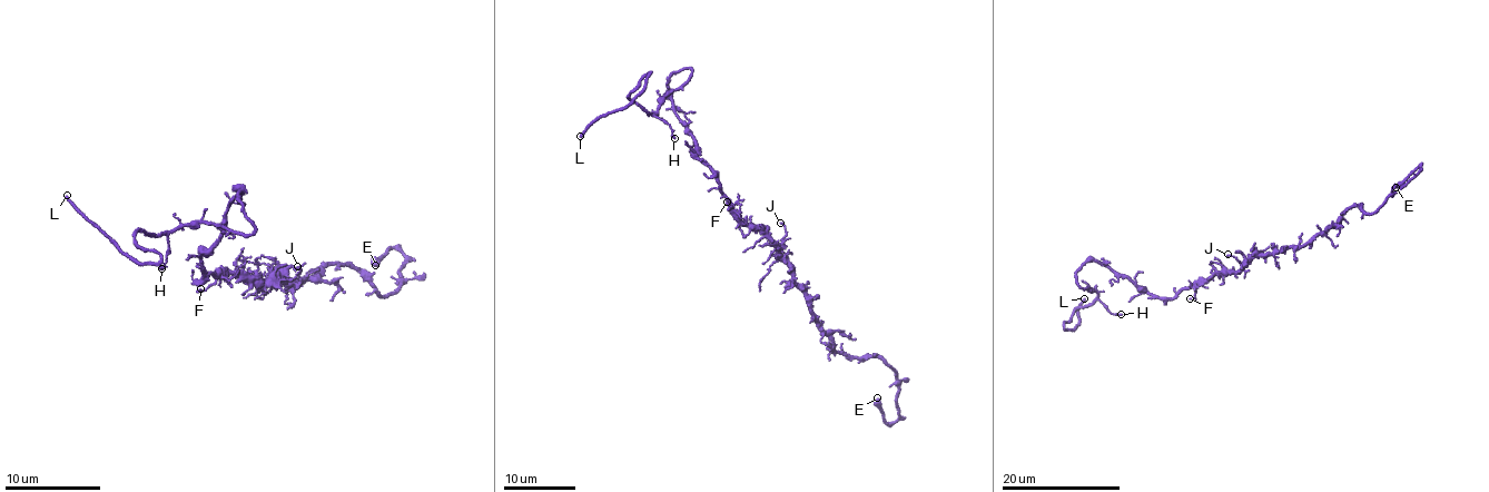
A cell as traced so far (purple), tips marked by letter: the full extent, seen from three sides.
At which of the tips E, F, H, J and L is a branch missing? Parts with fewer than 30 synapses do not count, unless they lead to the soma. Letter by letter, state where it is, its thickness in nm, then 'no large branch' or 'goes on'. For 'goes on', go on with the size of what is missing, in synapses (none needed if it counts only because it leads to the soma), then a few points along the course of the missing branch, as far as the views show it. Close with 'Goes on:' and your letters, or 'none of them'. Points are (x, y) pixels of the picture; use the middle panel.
E: at (877, 397); 500 nm thick; no large branch
F: at (727, 202); 140 nm thick; no large branch
H: at (674, 138); 140 nm thick; no large branch
J: at (780, 223); 110 nm thick; no large branch
L: at (580, 136); 180 nm thick; goes on; missing branch runs (580, 136), (563, 149)
Goes on: L

